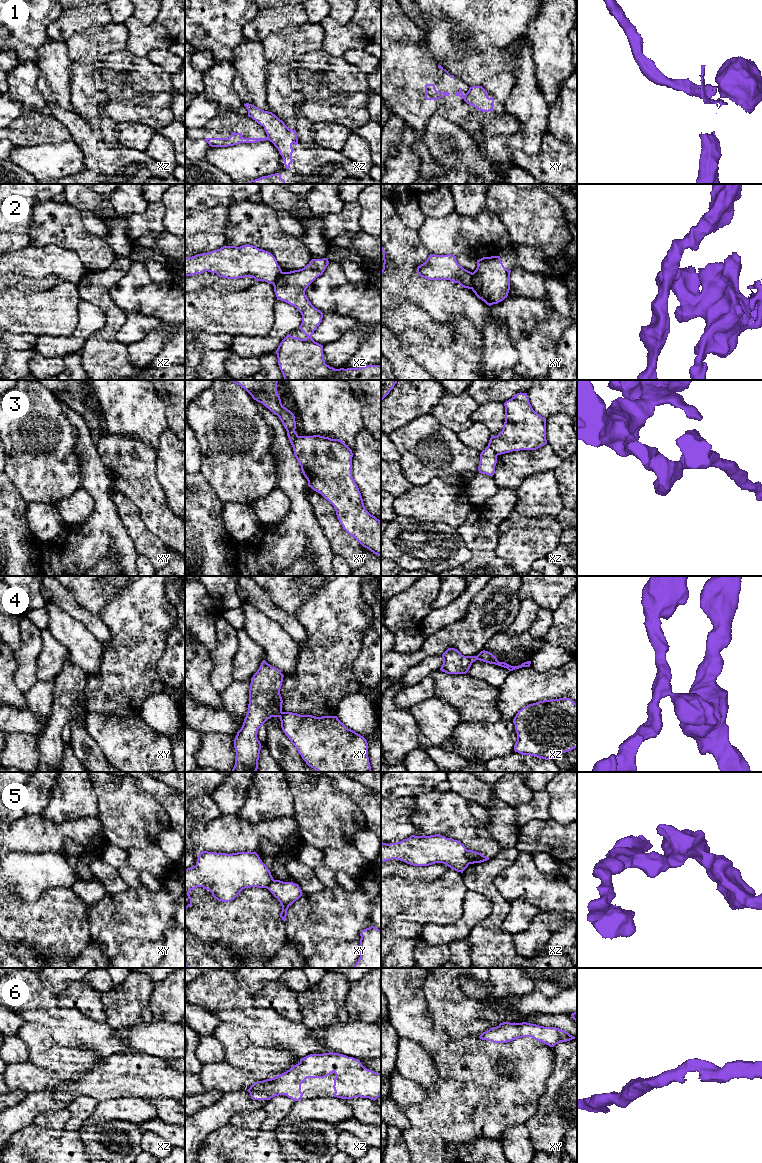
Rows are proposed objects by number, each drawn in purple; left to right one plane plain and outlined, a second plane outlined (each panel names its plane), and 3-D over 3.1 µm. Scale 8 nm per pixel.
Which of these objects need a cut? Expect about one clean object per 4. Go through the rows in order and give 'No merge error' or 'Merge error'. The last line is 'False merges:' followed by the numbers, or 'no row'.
1: Merge error
2: Merge error
3: Merge error
4: Merge error
5: Merge error
6: No merge error
False merges: 1, 2, 3, 4, 5

